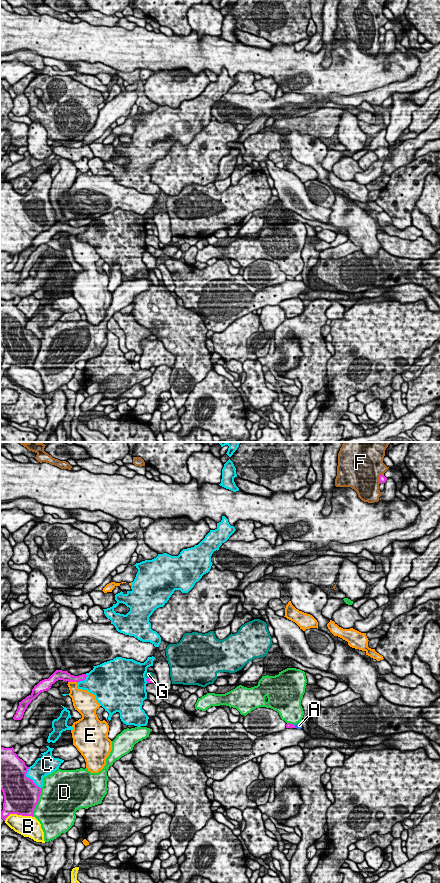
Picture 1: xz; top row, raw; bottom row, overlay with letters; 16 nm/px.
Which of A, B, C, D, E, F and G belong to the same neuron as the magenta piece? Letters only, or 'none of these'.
none of these

